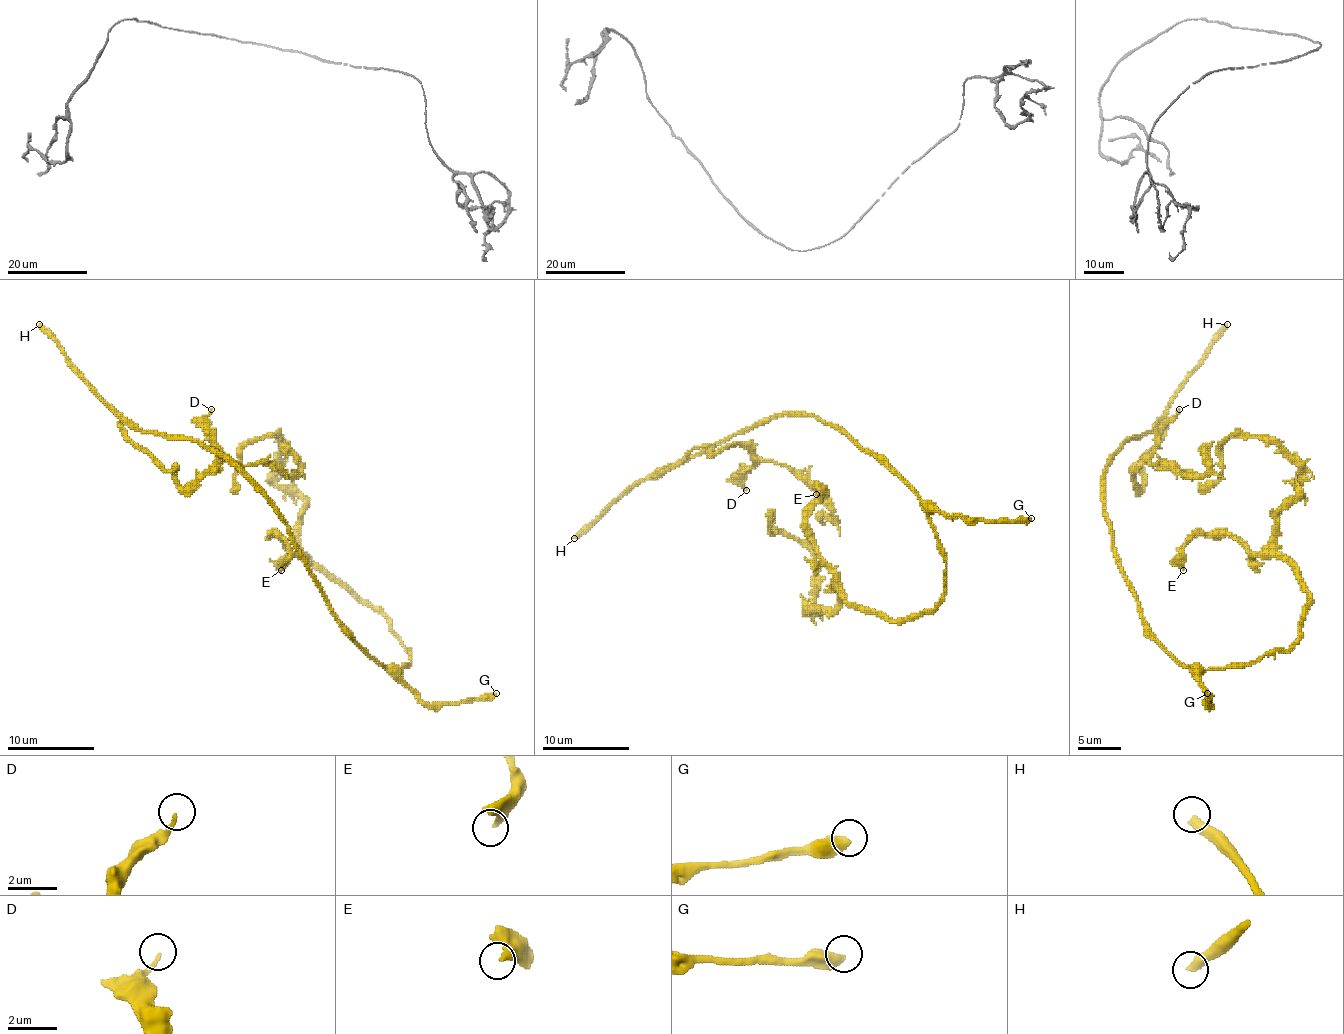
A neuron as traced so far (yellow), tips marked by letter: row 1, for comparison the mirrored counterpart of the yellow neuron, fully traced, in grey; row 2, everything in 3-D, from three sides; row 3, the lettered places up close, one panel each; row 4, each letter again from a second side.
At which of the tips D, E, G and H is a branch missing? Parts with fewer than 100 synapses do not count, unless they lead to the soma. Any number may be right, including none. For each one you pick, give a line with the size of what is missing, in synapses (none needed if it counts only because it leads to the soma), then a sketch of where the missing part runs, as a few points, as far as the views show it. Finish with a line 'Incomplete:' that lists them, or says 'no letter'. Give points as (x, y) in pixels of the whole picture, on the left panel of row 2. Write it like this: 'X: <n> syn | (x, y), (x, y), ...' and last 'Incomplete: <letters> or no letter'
H: 200 syn
Incomplete: H

